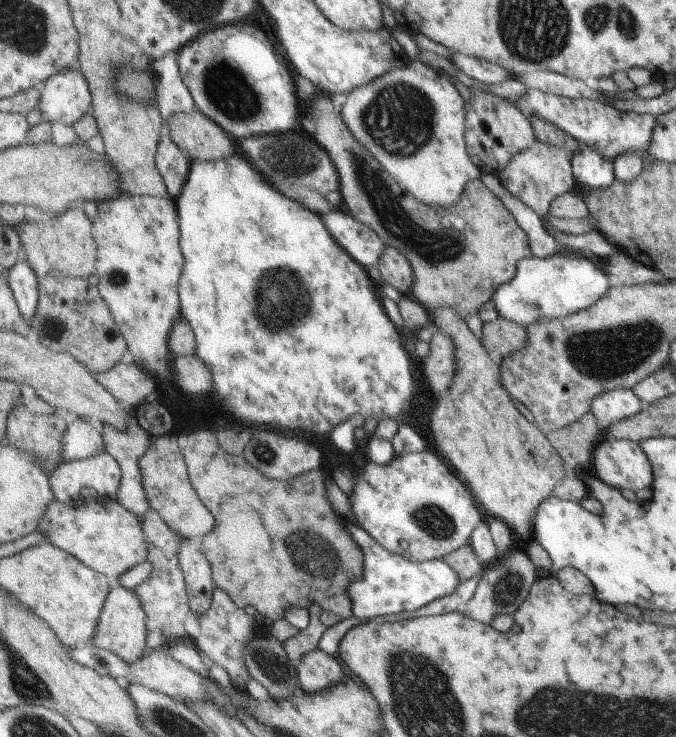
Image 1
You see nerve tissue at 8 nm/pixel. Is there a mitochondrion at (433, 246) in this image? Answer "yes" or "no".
yes

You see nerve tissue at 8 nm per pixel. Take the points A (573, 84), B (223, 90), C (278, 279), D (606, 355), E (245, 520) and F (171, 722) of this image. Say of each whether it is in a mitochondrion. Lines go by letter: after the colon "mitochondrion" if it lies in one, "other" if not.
A: other
B: mitochondrion
C: mitochondrion
D: mitochondrion
E: other
F: mitochondrion

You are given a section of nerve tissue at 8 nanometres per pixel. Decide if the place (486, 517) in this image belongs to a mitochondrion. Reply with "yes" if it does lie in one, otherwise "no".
no

